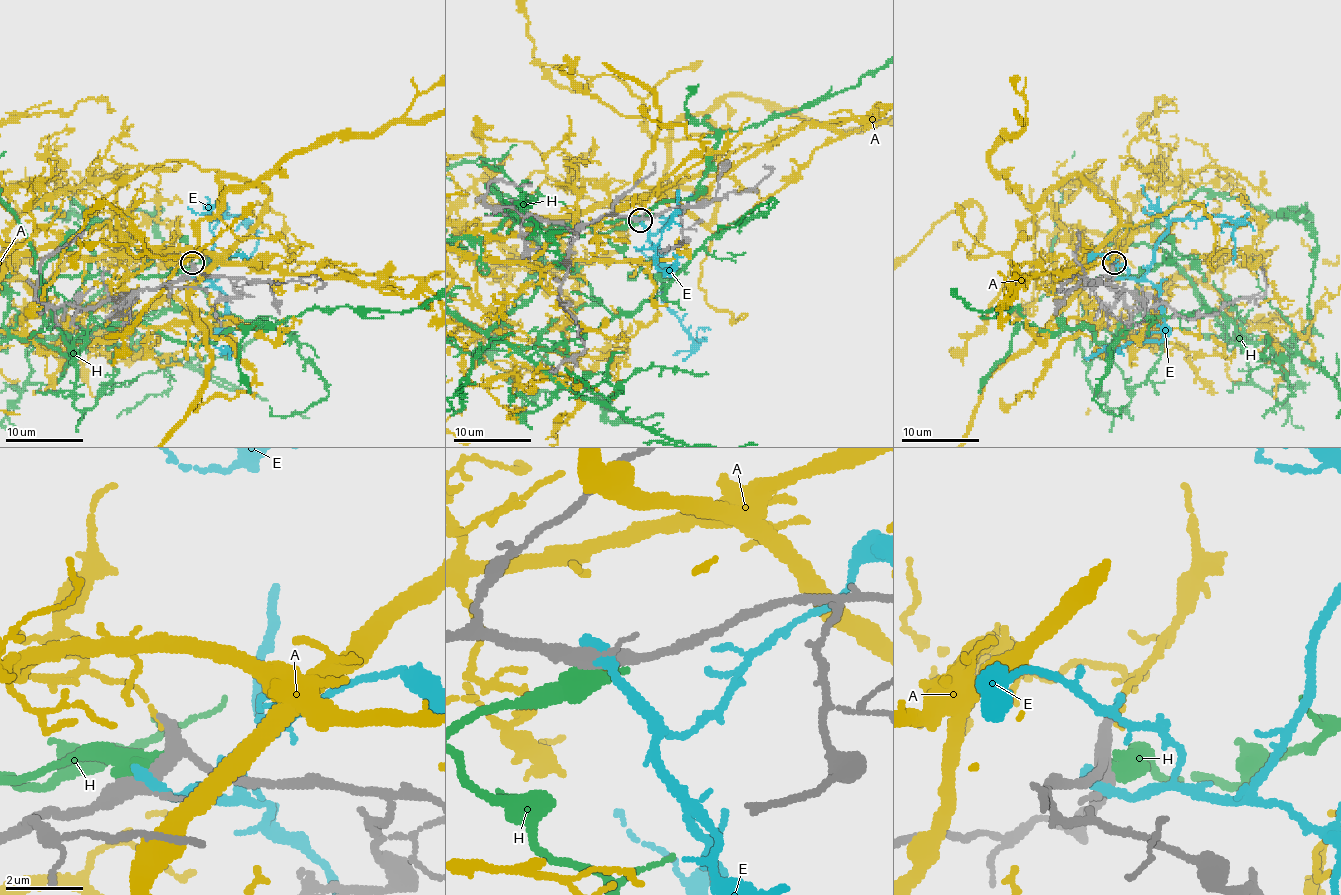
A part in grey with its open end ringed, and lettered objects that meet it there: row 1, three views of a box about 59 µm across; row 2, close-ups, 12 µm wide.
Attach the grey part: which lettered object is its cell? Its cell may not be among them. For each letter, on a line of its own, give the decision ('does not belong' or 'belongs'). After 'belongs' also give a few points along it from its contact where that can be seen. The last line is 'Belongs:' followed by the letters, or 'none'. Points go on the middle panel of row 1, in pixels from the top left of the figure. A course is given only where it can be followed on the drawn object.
A: does not belong
E: does not belong
H: does not belong
Belongs: none

